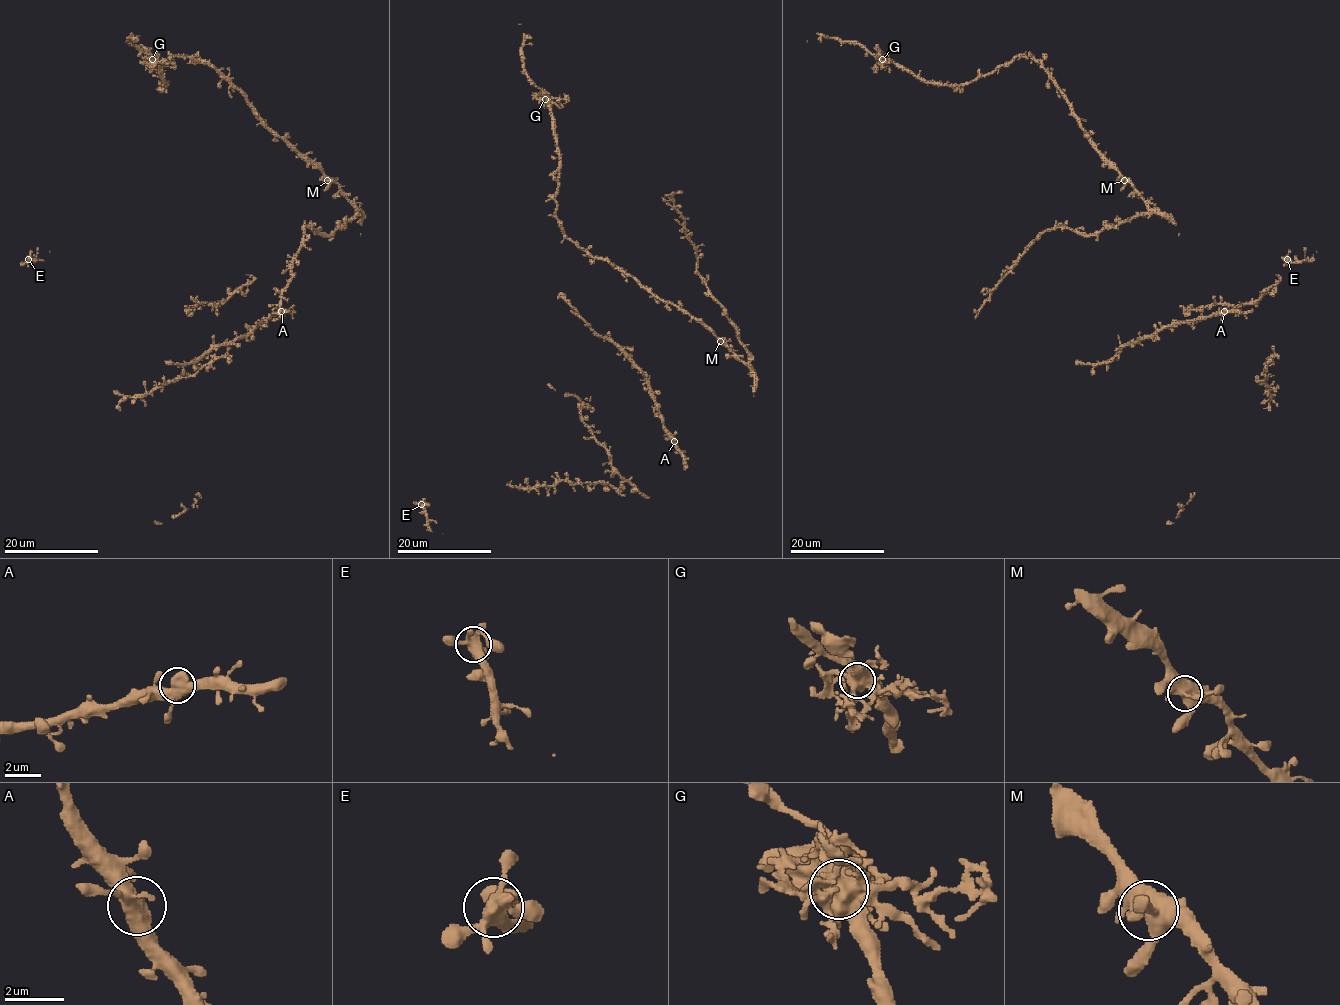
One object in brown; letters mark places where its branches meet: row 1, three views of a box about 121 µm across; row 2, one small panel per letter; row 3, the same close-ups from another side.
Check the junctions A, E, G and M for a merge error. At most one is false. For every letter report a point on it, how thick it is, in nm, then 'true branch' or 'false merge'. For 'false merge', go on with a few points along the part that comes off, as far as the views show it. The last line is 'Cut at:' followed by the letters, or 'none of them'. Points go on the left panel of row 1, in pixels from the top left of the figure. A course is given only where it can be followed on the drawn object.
A: at (281, 311); 550 nm thick; true branch
E: at (28, 259); 460 nm thick; true branch
G: at (152, 59); 700 nm thick; false merge; foreign part runs (151, 59), (171, 63), (174, 67), (170, 68)
M: at (327, 180); 550 nm thick; true branch
Cut at: G

